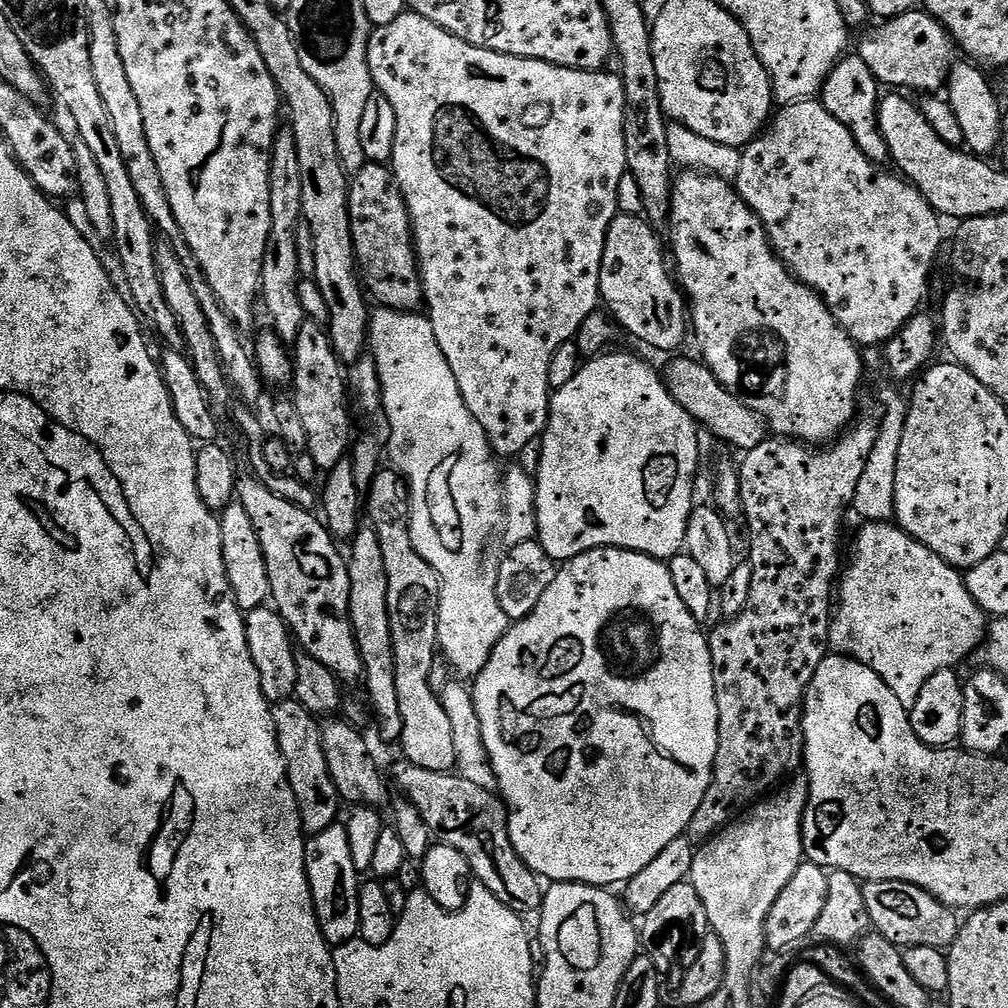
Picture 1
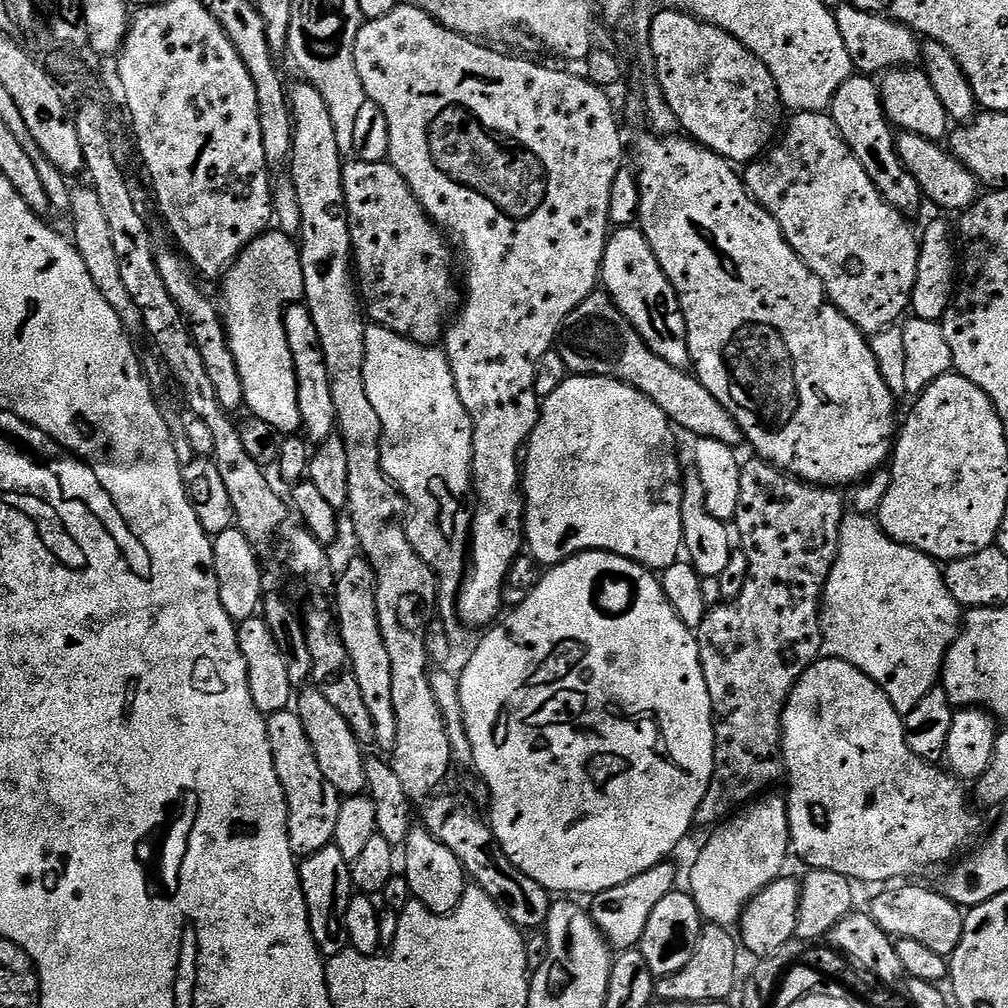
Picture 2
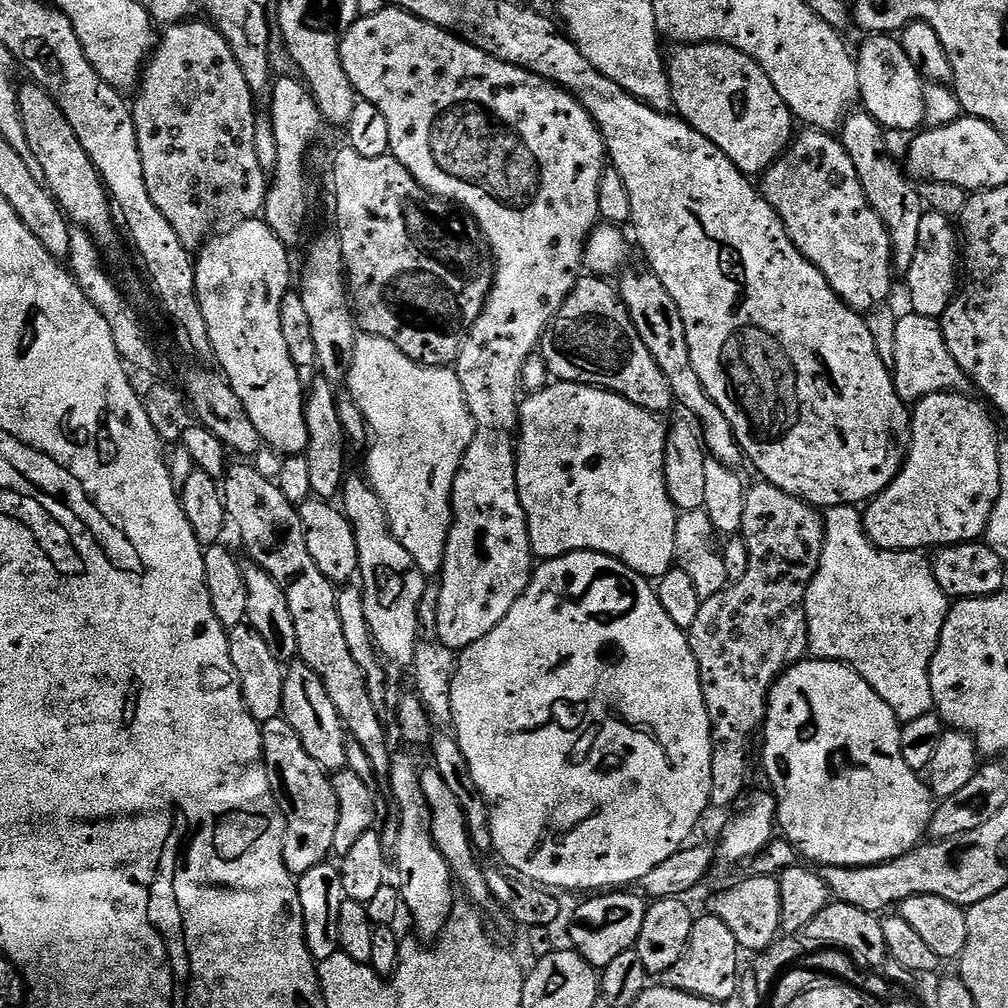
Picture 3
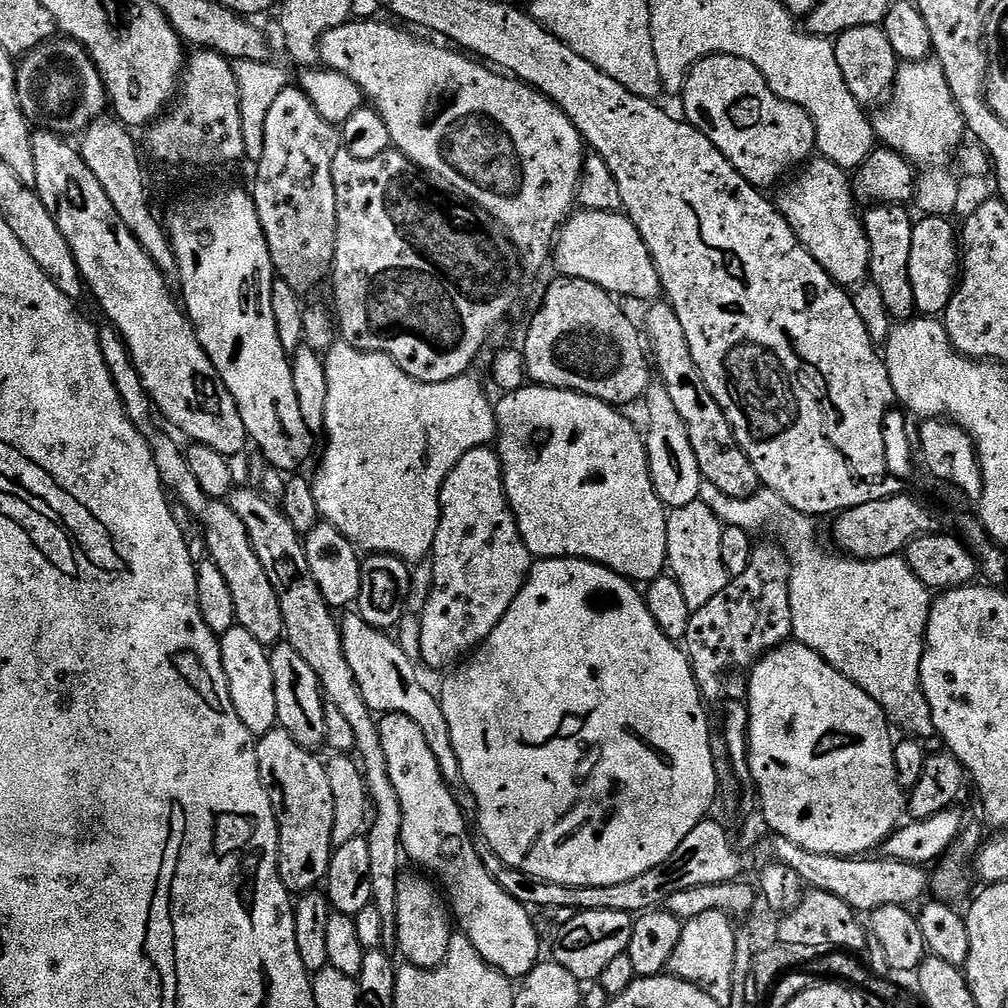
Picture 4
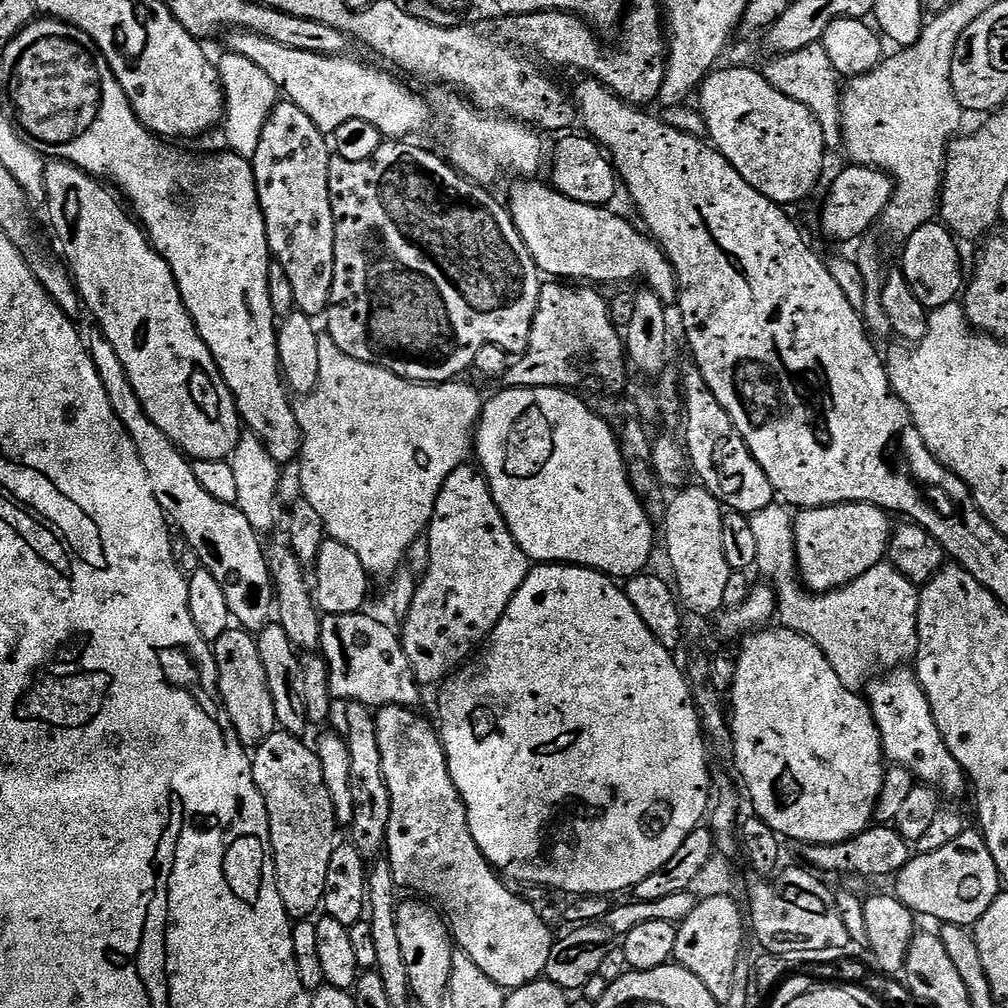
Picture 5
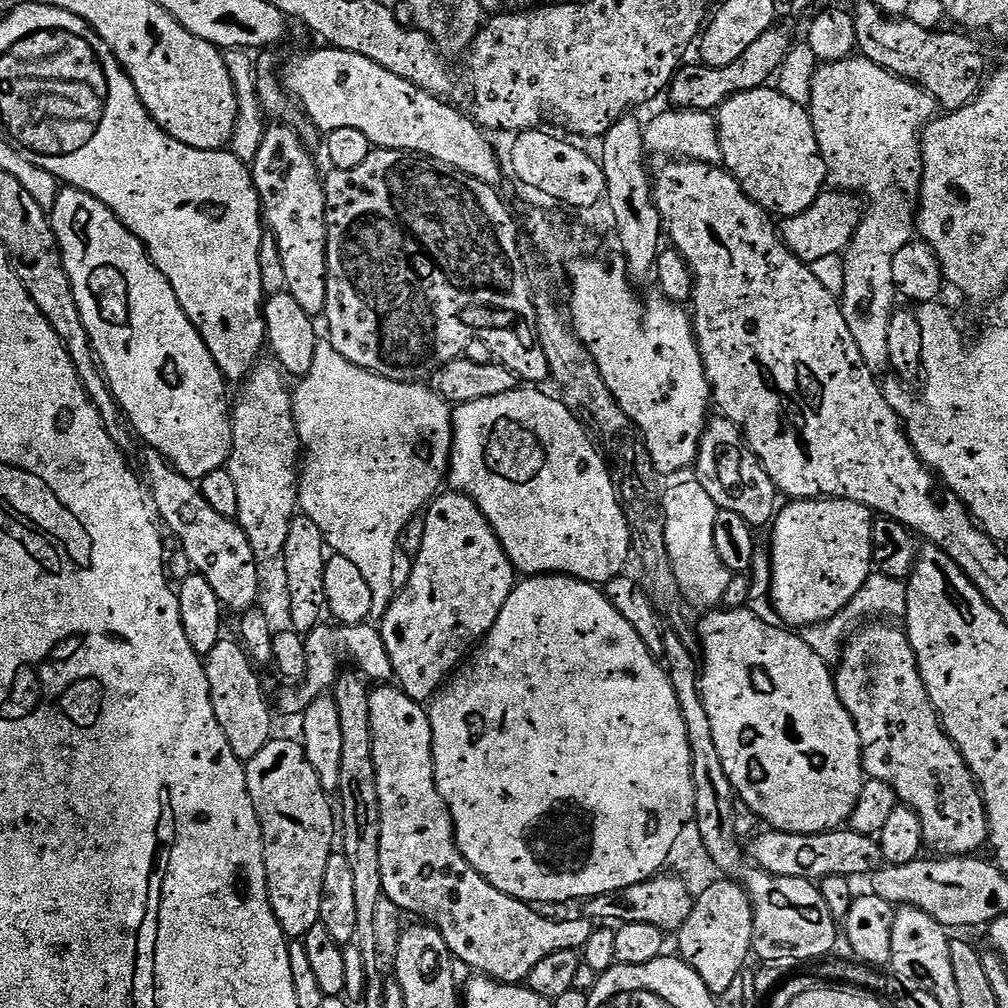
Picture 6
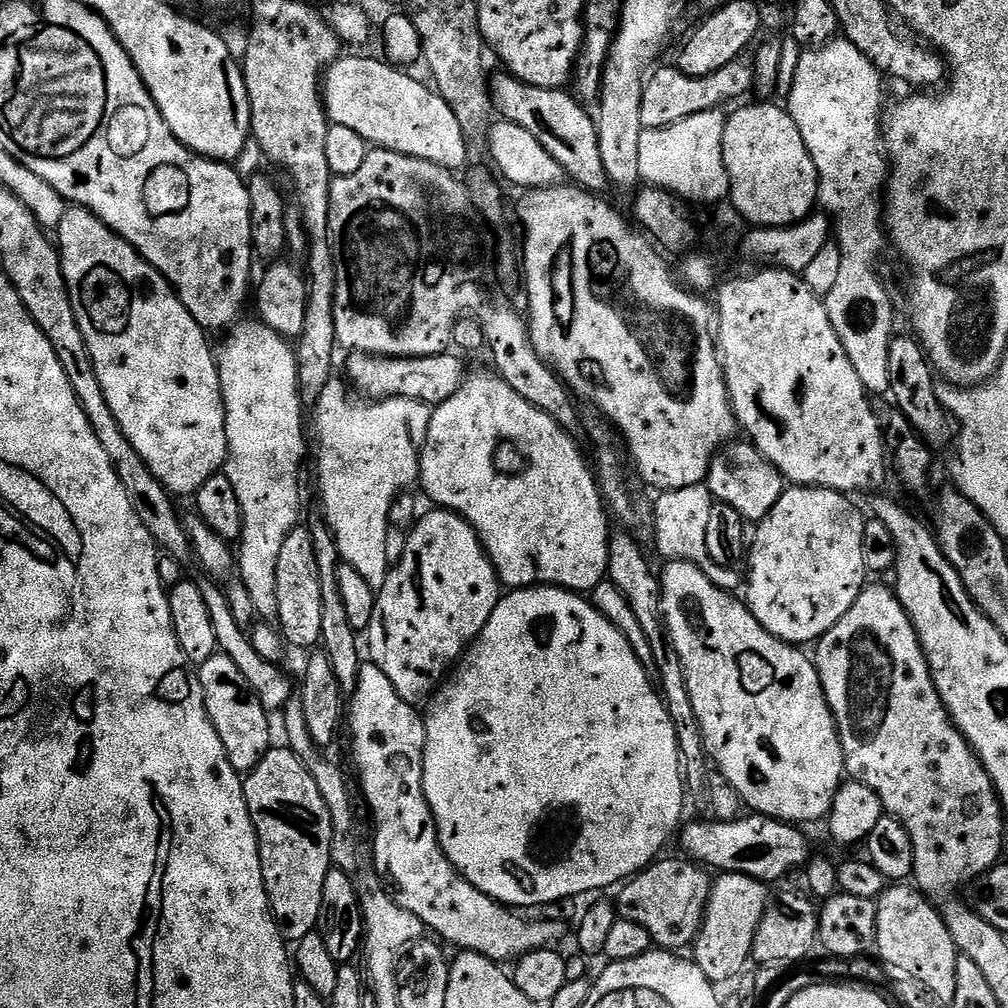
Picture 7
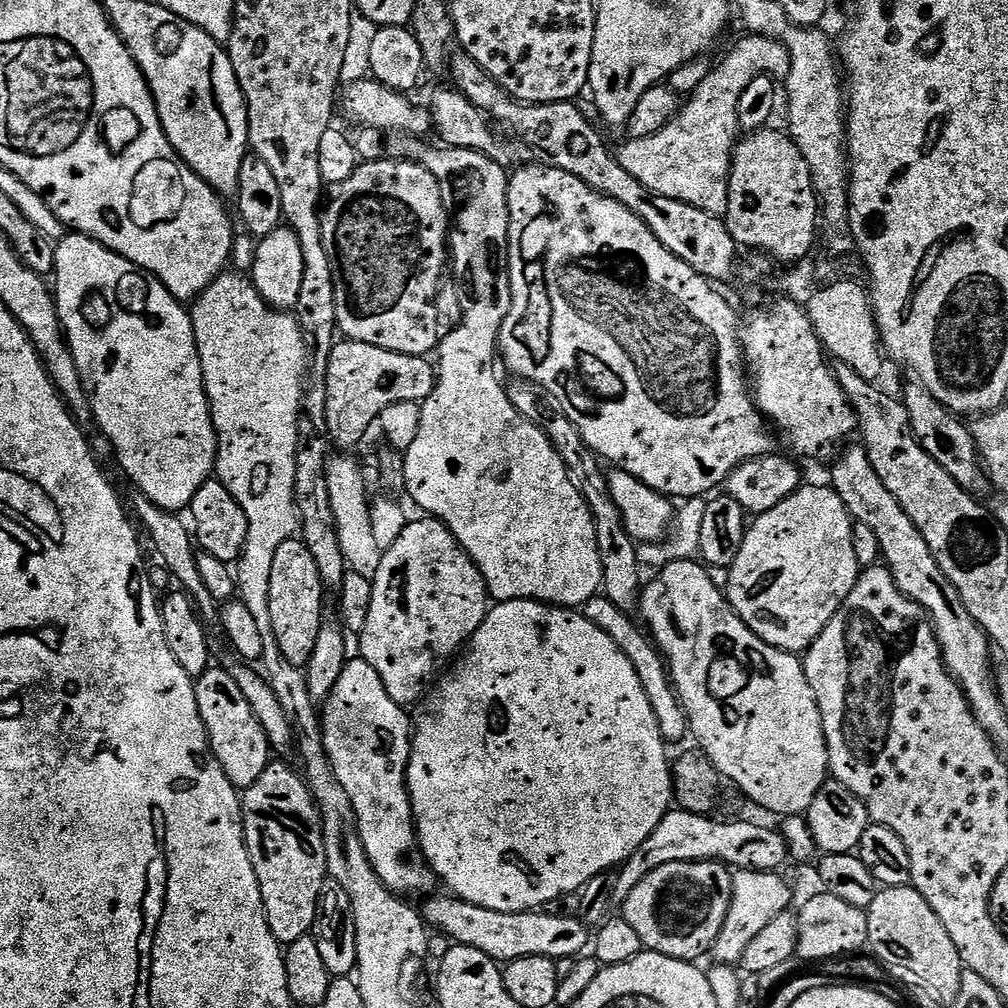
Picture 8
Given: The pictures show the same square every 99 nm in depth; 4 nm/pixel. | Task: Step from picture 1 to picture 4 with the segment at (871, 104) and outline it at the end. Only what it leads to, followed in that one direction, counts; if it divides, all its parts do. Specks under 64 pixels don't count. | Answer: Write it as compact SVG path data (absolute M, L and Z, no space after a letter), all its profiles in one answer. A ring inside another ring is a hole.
M873 203L869 212L863 213L864 229L870 242L870 266L868 267L868 276L870 283L878 288L882 294L882 301L885 302L885 308L893 321L910 320L917 315L915 306L914 289L910 282L910 252L911 252L911 234L914 223L914 216L907 212L907 207L899 204L877 204Z

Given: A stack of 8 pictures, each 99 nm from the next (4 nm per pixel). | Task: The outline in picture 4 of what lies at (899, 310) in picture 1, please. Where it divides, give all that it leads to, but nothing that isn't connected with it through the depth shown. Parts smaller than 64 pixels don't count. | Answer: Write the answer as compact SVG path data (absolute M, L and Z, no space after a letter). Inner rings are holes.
M812 158L795 175L785 179L778 191L780 193L774 196L776 209L786 218L800 245L816 259L818 266L841 286L859 285L868 276L870 242L861 209L856 209L858 201L849 173L834 162Z

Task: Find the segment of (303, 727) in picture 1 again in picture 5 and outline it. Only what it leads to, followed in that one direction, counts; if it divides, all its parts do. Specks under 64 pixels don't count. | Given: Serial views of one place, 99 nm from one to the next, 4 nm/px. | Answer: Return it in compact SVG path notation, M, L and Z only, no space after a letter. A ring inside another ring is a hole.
M277 730L258 745L252 756L254 782L266 802L278 894L289 917L296 922L321 911L326 870L330 870L330 854L334 854L338 843L334 802L330 802L330 790L326 790L322 778L320 759L302 741L299 735Z

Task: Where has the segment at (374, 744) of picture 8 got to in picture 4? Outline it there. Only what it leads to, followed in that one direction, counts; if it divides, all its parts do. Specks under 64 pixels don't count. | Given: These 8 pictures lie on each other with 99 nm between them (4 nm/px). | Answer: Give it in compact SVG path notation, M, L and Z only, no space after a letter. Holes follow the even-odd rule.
M390 713L381 715L378 723L382 751L386 754L386 770L390 770L390 782L394 782L394 790L398 790L398 802L402 806L400 846L403 855L407 859L409 856L417 864L413 864L417 869L435 877L439 887L446 893L446 903L459 931L471 942L474 950L482 954L485 962L497 968L503 976L527 977L541 959L540 936L536 933L535 922L532 921L533 913L525 905L510 898L510 894L506 894L506 890L502 890L502 886L498 886L498 882L490 878L486 866L482 866L482 858L478 858L473 833L468 833L468 824L464 821L466 813L454 798L452 789L445 784L442 770L438 766L438 758L434 758L430 751L429 743L419 729L418 722L402 713Z

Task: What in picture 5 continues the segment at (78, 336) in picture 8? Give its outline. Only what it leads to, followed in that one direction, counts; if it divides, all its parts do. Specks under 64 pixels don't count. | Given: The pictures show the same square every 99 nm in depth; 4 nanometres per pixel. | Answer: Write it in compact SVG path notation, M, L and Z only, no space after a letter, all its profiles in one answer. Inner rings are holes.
M63 162L49 163L44 173L48 195L46 209L57 238L64 243L63 259L76 282L76 291L83 307L92 311L89 312L91 319L104 331L106 343L114 346L114 354L122 361L144 413L193 461L228 460L242 435L240 413L236 411L232 391L226 386L206 342L202 342L182 302L170 266L156 253L143 227L127 211L124 213L120 209L121 201L116 201L97 177Z

